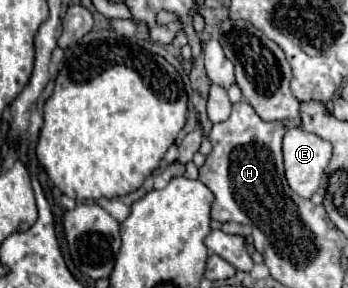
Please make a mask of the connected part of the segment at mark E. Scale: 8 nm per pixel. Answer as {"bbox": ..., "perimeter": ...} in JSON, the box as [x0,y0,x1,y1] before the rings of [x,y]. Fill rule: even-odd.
{"bbox":[282,126,332,198],"perimeter":[[[296,126],[284,134],[282,152],[288,186],[302,198],[312,198],[320,186],[322,172],[330,162],[332,146],[320,136]]]}

